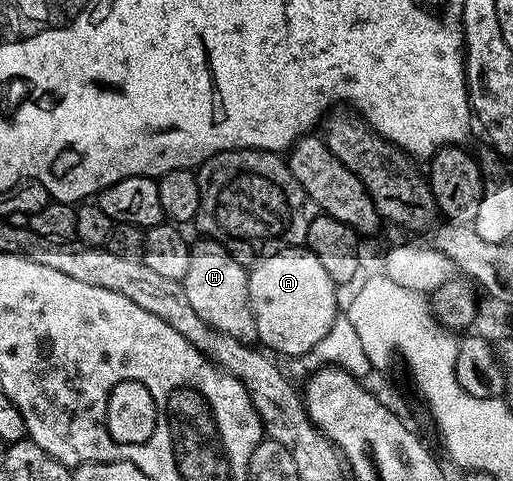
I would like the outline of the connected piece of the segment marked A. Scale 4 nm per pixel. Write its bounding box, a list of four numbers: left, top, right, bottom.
[248,248,340,356]

